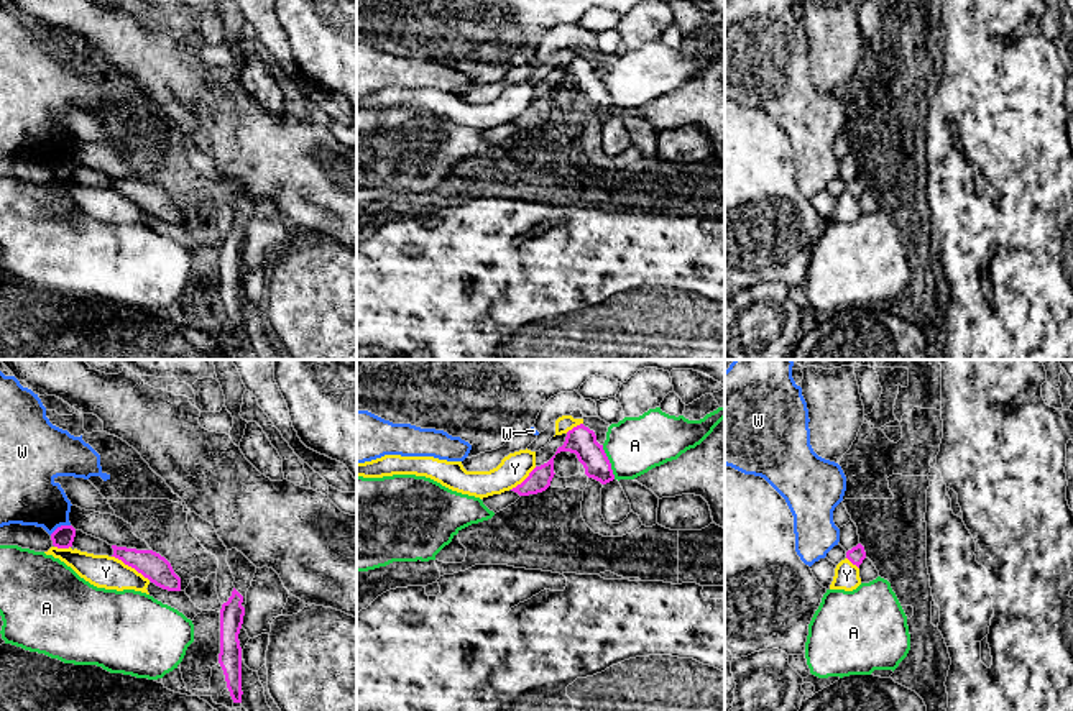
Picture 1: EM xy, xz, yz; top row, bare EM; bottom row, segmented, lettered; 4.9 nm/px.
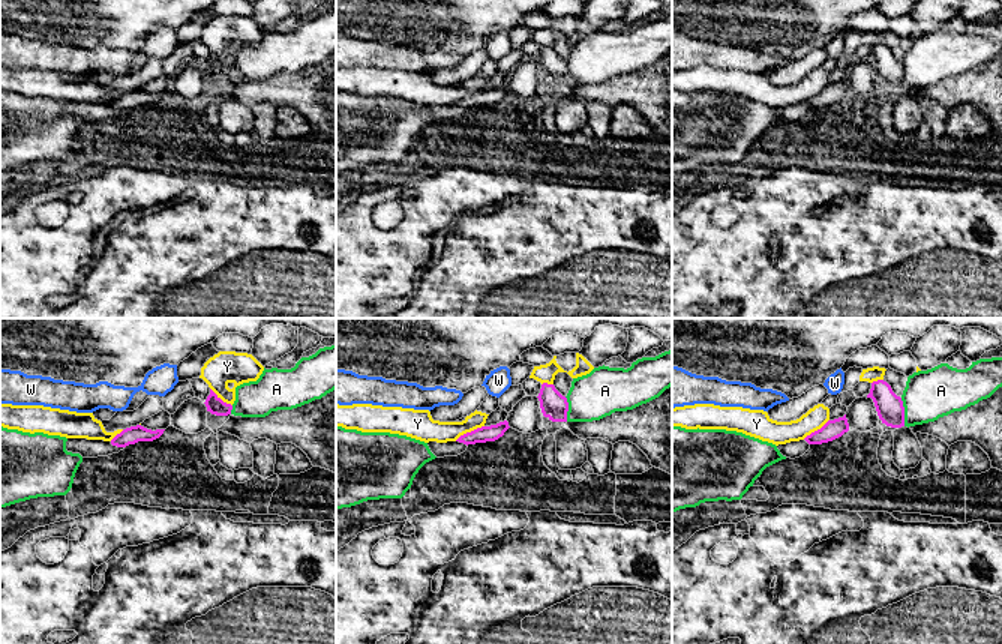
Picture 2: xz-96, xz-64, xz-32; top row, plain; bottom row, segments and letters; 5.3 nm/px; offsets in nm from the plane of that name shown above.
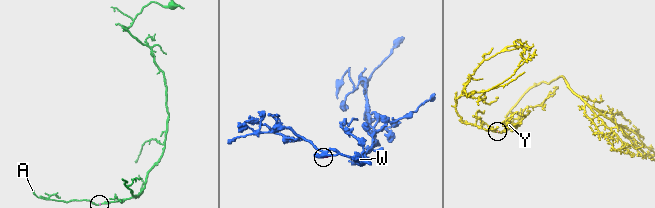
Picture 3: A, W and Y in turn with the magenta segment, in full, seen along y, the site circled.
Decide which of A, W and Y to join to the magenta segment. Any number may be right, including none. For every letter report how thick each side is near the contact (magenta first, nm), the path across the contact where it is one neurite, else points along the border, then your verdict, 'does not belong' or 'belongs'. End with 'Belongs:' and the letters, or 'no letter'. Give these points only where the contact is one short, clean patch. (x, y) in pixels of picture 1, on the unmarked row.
A: 140/280 nm | along xz (602, 77), (615, 110) | does not belong
W: 110/280 nm | along xy (69, 156), (61, 156), (50, 166) | does not belong
Y: 140/160 nm | does not belong
Belongs: no letter

